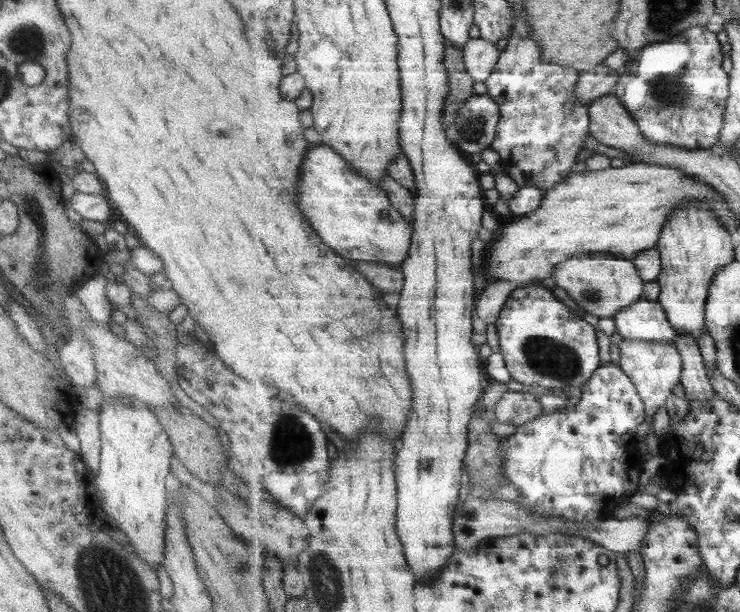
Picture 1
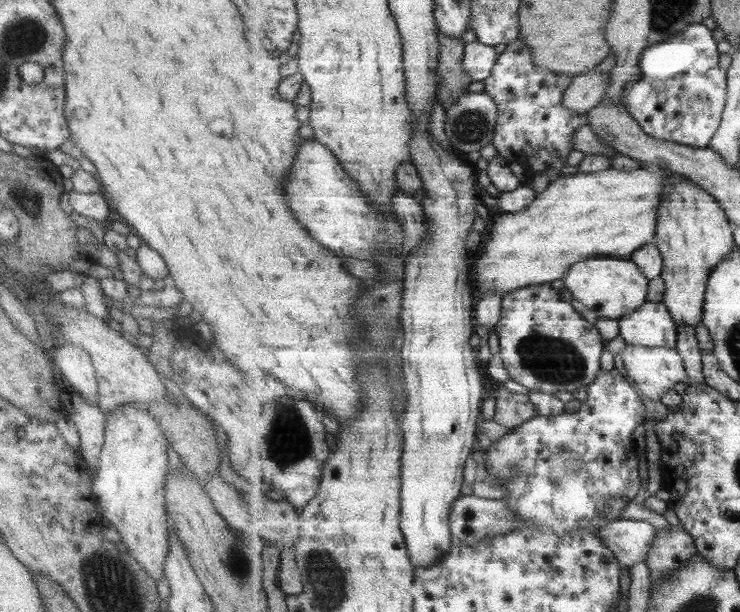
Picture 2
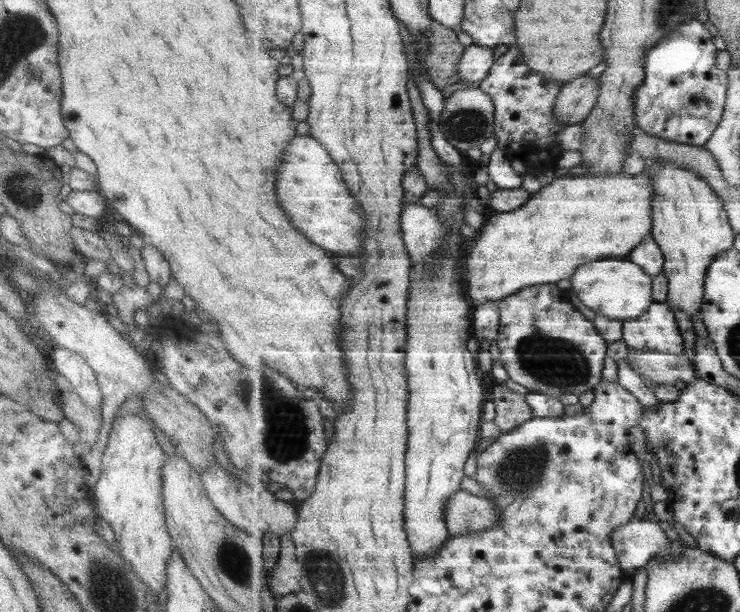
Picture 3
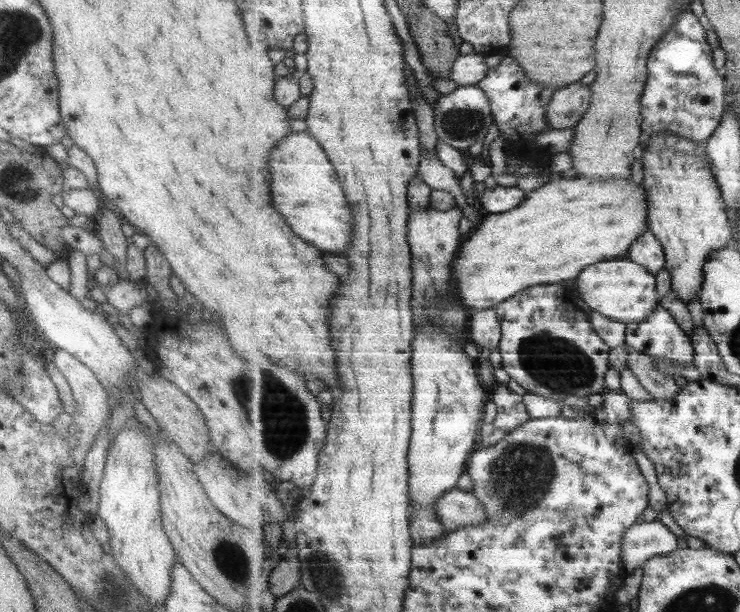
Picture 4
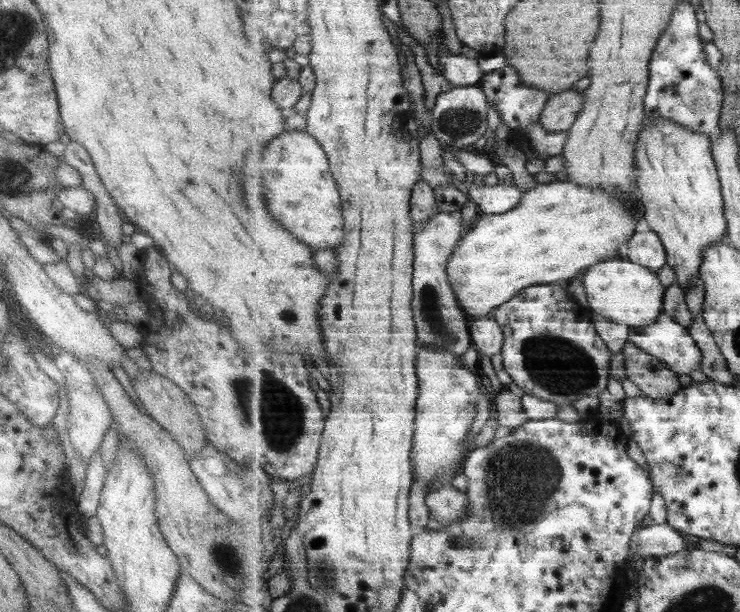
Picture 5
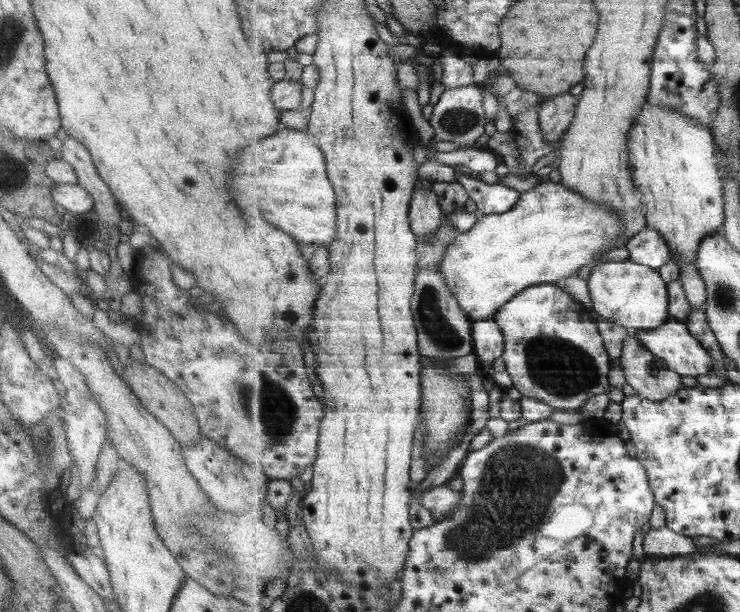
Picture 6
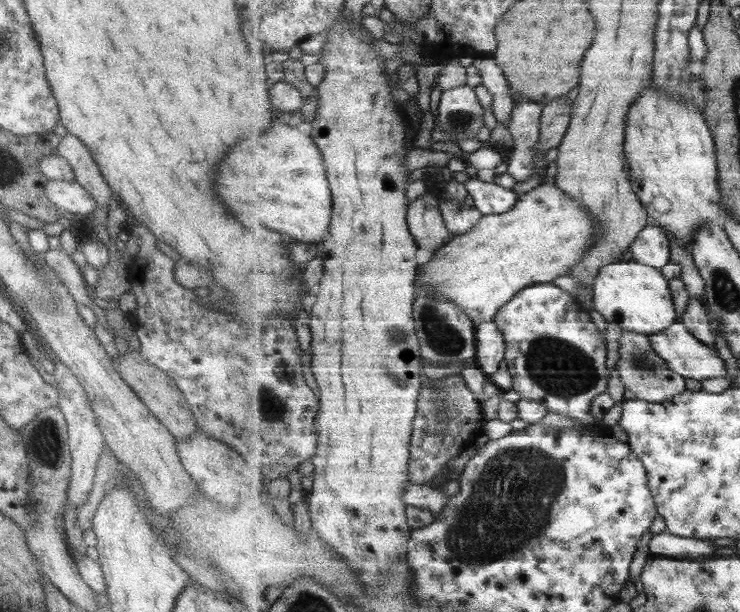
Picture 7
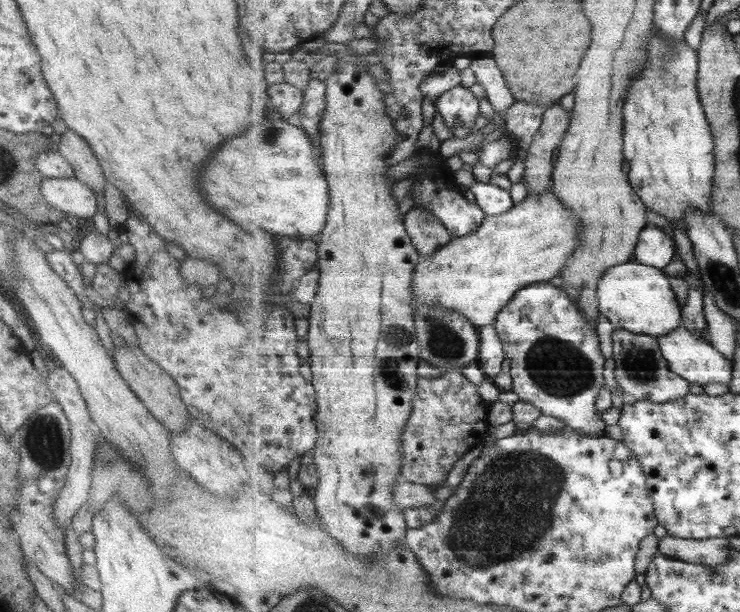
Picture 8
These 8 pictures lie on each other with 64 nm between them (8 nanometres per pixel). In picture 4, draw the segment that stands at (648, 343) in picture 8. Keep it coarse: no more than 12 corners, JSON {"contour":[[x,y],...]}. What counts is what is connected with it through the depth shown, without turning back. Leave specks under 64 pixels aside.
{"contour":[[629,346],[627,368],[653,399],[677,398],[681,389],[653,357]]}

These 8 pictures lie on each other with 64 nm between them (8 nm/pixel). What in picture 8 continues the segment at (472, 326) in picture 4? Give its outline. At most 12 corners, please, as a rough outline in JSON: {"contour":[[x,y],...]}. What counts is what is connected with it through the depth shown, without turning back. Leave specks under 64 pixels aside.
{"contour":[[493,324],[479,328],[477,363],[494,382],[506,359]]}

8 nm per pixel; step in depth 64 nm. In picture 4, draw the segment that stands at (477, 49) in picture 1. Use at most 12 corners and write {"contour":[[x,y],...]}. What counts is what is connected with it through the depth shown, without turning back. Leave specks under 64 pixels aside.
{"contour":[[487,53],[460,55],[451,79],[478,85],[489,74]]}

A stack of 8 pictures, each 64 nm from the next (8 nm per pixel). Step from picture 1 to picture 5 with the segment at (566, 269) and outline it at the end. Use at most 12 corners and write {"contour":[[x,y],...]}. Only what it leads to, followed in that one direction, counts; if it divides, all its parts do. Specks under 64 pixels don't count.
{"contour":[[628,258],[580,275],[589,309],[639,328],[665,311],[658,273]]}

